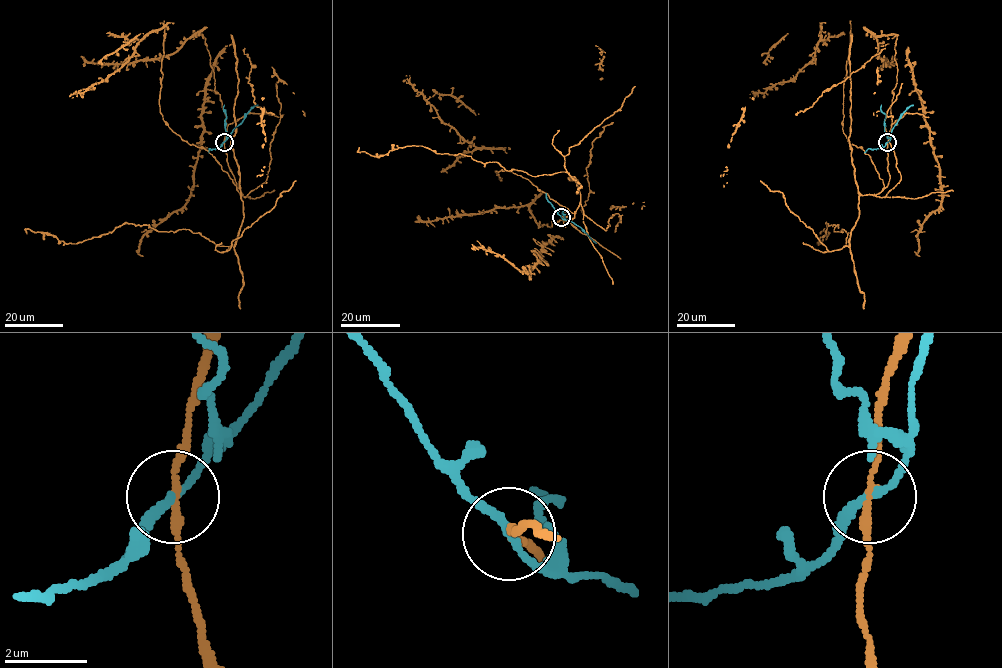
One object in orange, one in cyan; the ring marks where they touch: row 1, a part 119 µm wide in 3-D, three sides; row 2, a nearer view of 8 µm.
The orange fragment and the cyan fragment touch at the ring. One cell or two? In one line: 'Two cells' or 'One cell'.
Two cells

